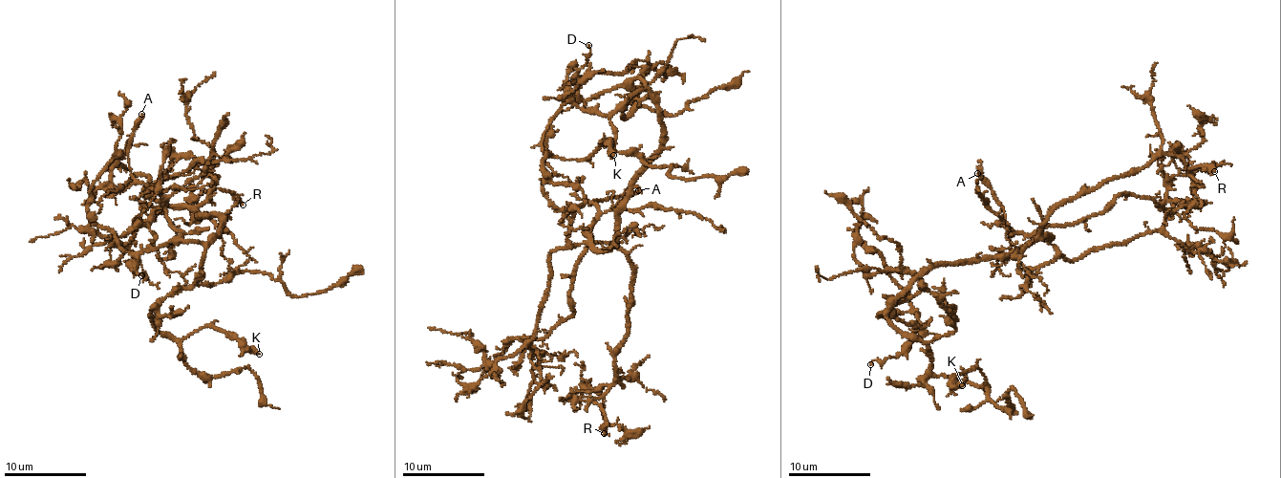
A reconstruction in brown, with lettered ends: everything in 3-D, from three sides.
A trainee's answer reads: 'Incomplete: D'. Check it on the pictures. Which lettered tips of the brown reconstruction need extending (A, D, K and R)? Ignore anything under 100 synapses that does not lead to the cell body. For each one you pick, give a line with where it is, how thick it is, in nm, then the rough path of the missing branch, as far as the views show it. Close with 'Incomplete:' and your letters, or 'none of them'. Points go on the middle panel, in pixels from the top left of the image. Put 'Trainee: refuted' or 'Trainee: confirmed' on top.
Trainee: refuted
A: at (638, 190); 320 nm thick; missing branch runs (638, 190), (659, 184), (724, 105), (755, 32), (745, 9)
Incomplete: A

